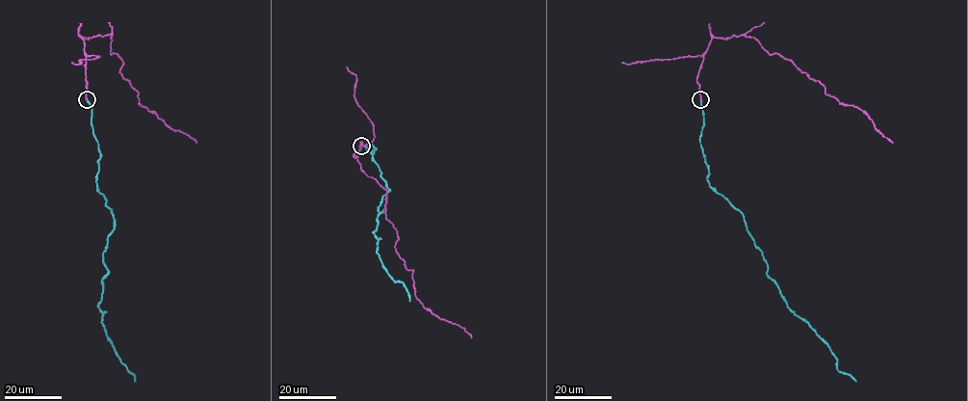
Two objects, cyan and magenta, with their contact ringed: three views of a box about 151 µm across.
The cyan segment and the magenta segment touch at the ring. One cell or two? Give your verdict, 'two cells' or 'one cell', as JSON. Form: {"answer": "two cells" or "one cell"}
{"answer": "one cell"}

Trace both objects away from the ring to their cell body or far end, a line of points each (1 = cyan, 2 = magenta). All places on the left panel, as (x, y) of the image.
1: (87, 99), (100, 151), (97, 189), (115, 220), (103, 253), (108, 273), (98, 308), (107, 339), (134, 381)
2: (87, 99), (82, 38), (111, 35), (110, 53), (121, 58), (120, 72), (139, 93), (141, 105), (196, 143)

